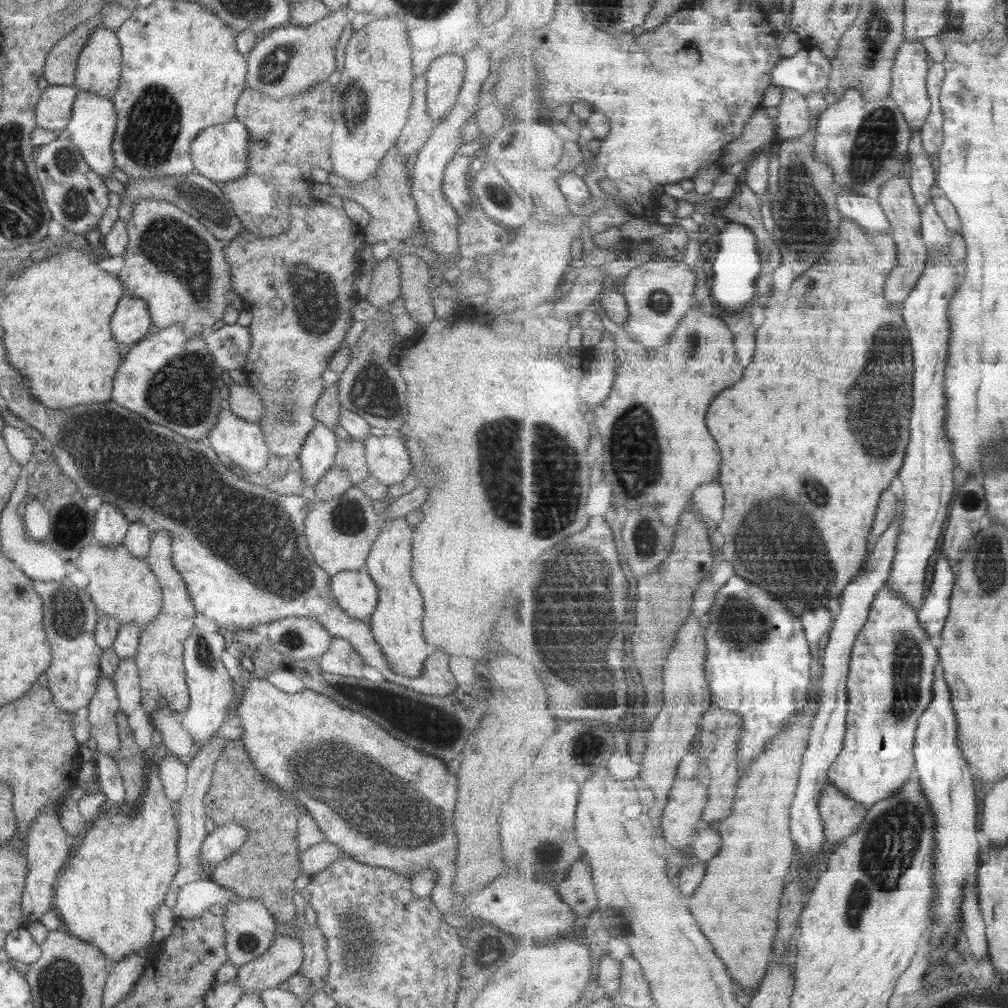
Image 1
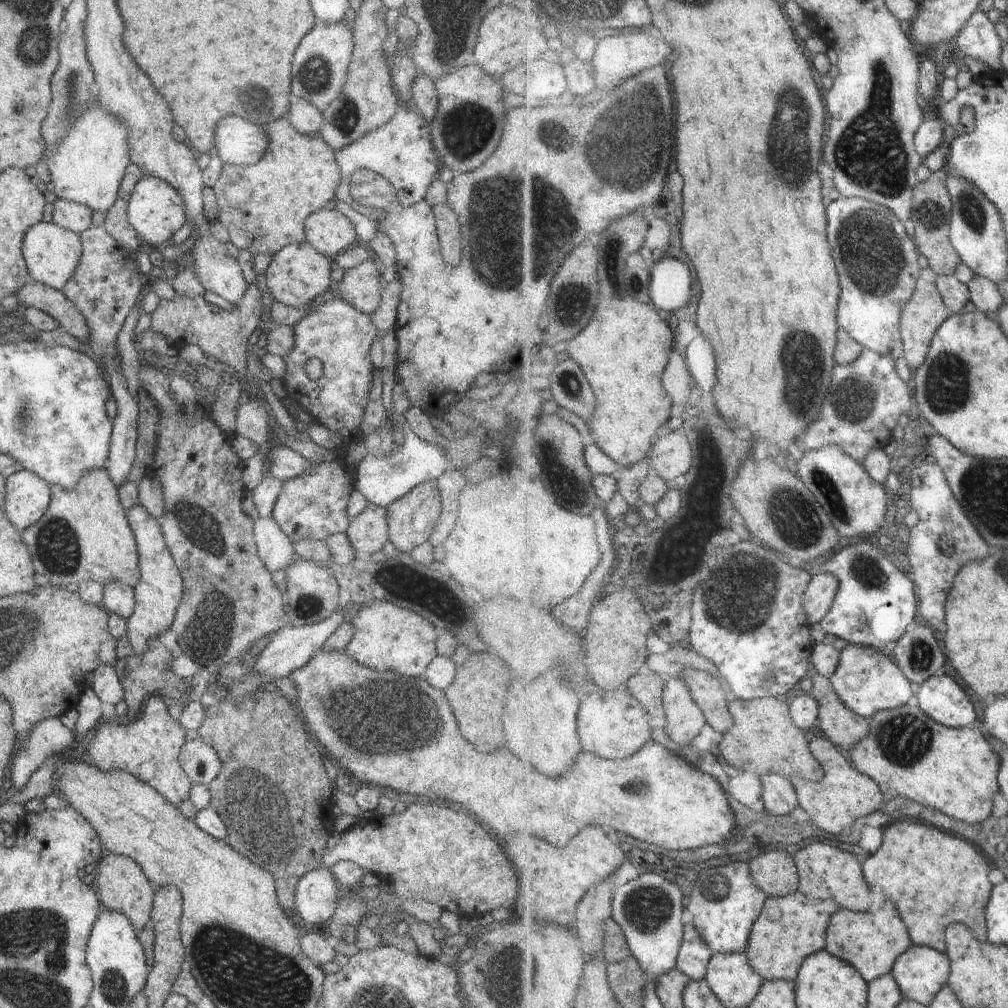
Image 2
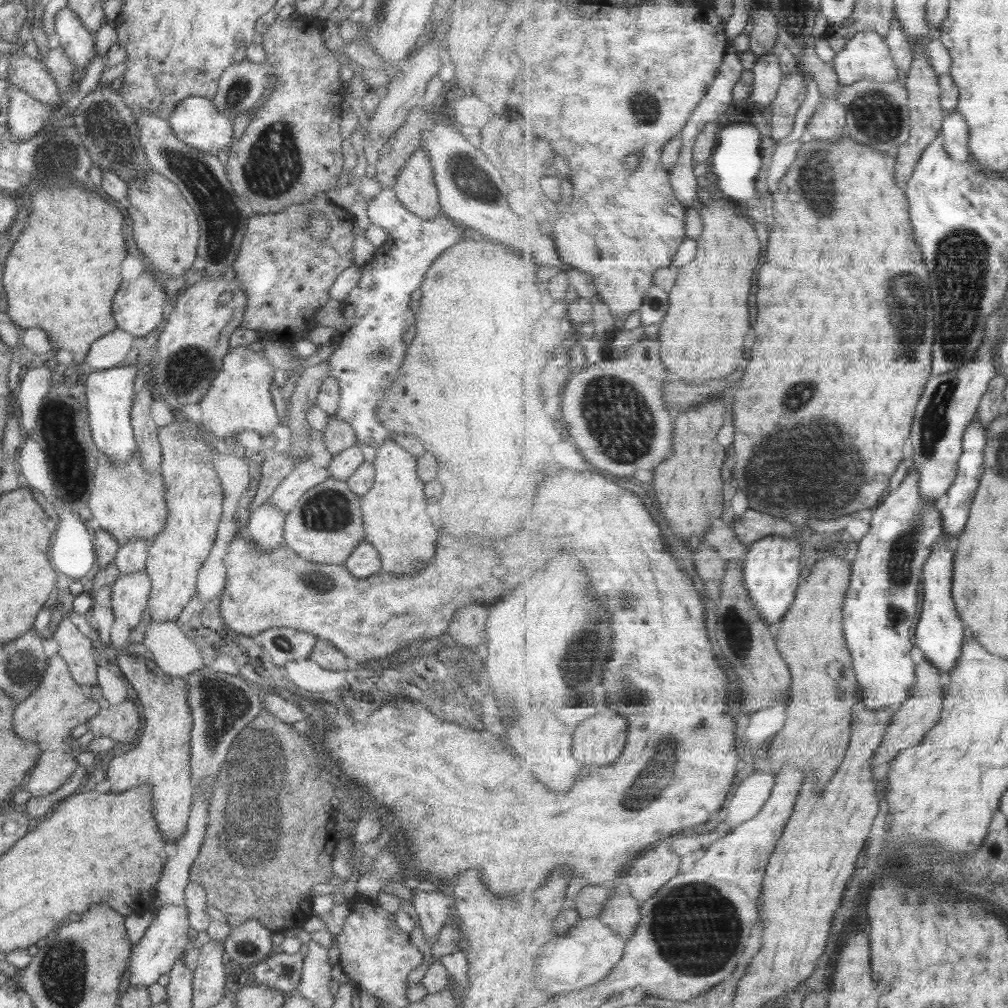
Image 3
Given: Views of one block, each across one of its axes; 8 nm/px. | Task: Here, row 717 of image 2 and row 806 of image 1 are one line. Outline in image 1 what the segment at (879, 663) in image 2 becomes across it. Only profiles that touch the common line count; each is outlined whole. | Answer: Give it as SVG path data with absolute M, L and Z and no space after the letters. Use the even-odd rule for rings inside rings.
M885 586L856 641L851 660L849 725L844 751L832 764L830 784L838 786L868 811L898 794L916 775L915 745L919 724L935 702L941 653L932 645L916 608Z

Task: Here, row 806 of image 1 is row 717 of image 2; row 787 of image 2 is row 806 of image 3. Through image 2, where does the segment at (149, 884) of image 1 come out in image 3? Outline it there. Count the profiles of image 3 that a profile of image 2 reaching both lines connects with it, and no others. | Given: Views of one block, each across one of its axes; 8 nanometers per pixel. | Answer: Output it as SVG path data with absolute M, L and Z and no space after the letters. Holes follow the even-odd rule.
M122 650L117 652L116 659L120 671L139 695L144 727L133 750L110 760L106 774L111 782L109 792L120 794L136 786L150 786L152 818L162 838L181 839L187 829L193 798L189 752L192 716L187 704L187 682L167 676L156 662L144 656Z

